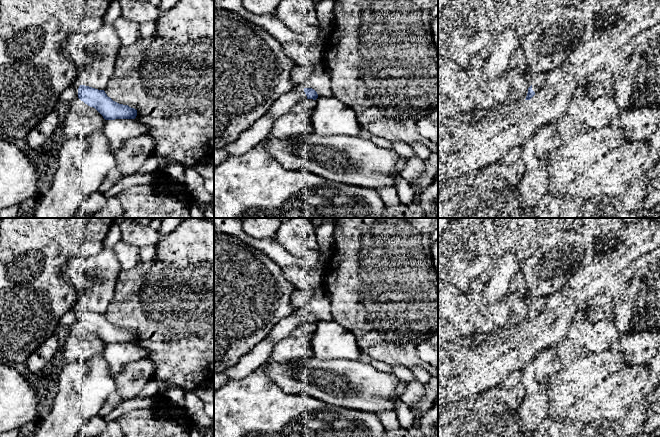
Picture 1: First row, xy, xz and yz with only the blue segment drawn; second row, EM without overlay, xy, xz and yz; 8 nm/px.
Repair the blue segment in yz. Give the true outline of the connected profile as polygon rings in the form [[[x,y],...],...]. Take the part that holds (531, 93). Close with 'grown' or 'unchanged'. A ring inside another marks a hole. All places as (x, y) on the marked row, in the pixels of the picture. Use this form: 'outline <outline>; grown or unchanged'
outline [[[545,75],[538,76],[535,82],[528,88],[528,93],[525,100],[530,100],[535,95],[535,93],[544,86],[545,80]]]; grown

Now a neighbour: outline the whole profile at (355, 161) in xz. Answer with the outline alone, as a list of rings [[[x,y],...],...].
[[[271,133],[264,140],[268,153],[283,168],[287,170],[306,170],[318,176],[338,183],[361,186],[378,191],[381,188],[393,187],[394,180],[400,176],[396,169],[398,154],[395,151],[381,148],[372,141],[359,136],[350,137],[345,135],[318,136],[315,133],[299,134],[287,139],[277,139]]]

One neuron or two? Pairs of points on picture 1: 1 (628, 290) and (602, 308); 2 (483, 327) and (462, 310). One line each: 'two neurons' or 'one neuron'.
1: two neurons
2: one neuron

